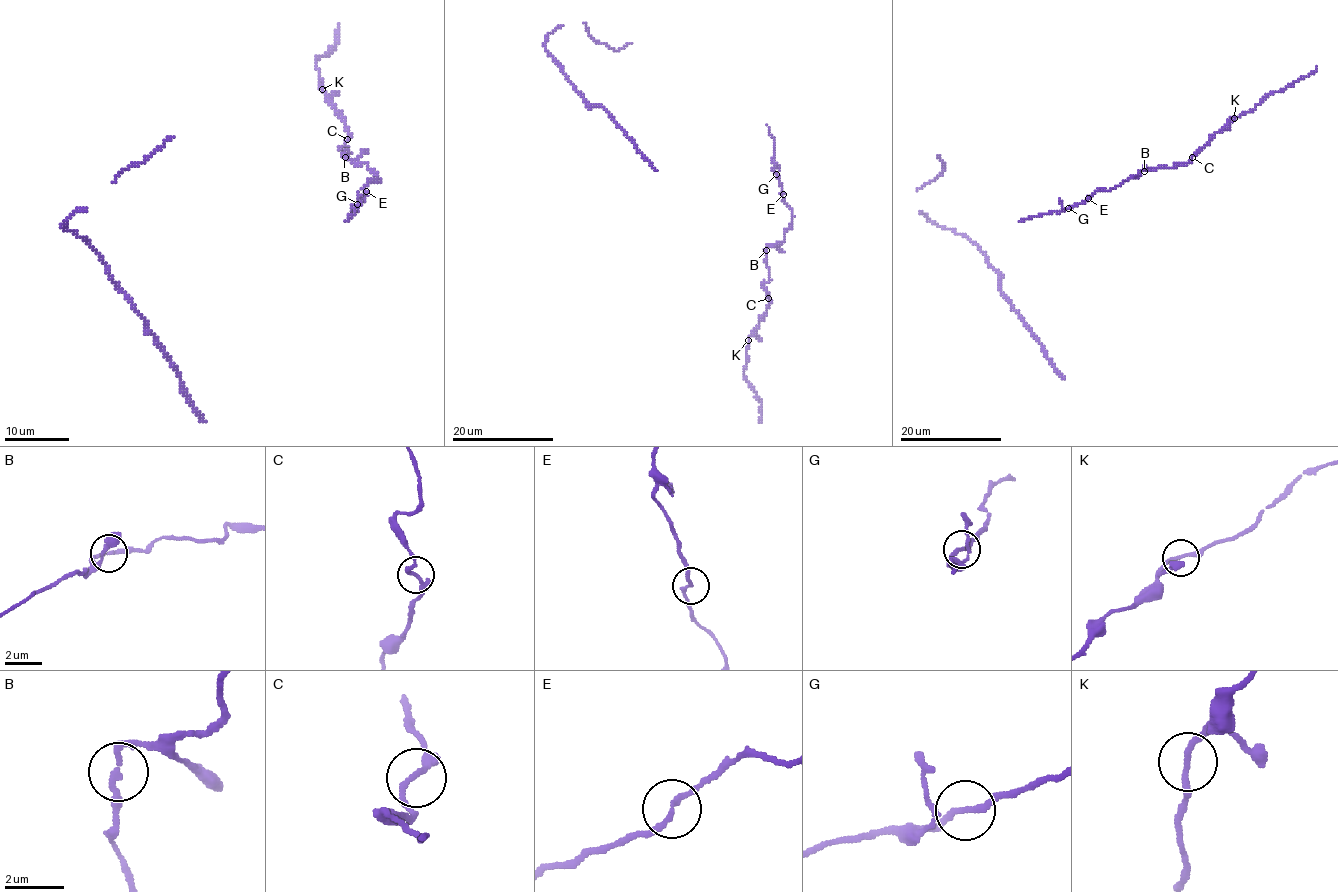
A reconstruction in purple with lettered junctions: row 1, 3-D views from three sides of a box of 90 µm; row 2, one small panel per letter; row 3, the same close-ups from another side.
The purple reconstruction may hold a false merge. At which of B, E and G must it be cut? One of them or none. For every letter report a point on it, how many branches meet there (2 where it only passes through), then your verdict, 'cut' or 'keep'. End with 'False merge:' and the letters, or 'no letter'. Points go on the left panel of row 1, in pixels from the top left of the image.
B: place (345, 157); branches 2; keep
E: place (366, 191); branches 2; keep
G: place (357, 204); branches 2; keep
False merge: no letter

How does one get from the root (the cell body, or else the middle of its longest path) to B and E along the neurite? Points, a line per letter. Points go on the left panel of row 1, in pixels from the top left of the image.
B: (354, 214), (367, 185), (372, 180), (378, 181), (378, 176), (365, 164), (354, 164), (344, 157)
E: (354, 214), (354, 207), (367, 191)

